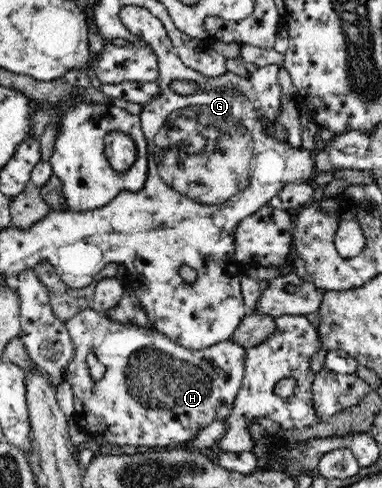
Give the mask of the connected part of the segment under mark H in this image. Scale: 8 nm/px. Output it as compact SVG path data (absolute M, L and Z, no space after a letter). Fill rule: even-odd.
M91 308L81 310L76 316L64 322L67 331L71 336L74 344L74 358L66 368L66 376L64 380L71 384L73 390L73 399L75 406L74 418L76 424L81 428L85 434L96 436L96 438L104 438L106 442L118 446L176 446L176 444L188 445L193 438L205 426L212 424L215 420L224 421L234 406L234 398L242 386L245 370L245 354L246 348L240 346L237 342L232 342L230 339L217 342L209 347L204 347L202 350L187 349L180 346L178 343L172 341L165 334L157 334L151 327L140 327L138 325L124 325L120 322L108 319L103 313L96 312ZM93 352L98 360L104 364L106 371L100 381L94 381L90 377L88 365L86 364L86 356Z

